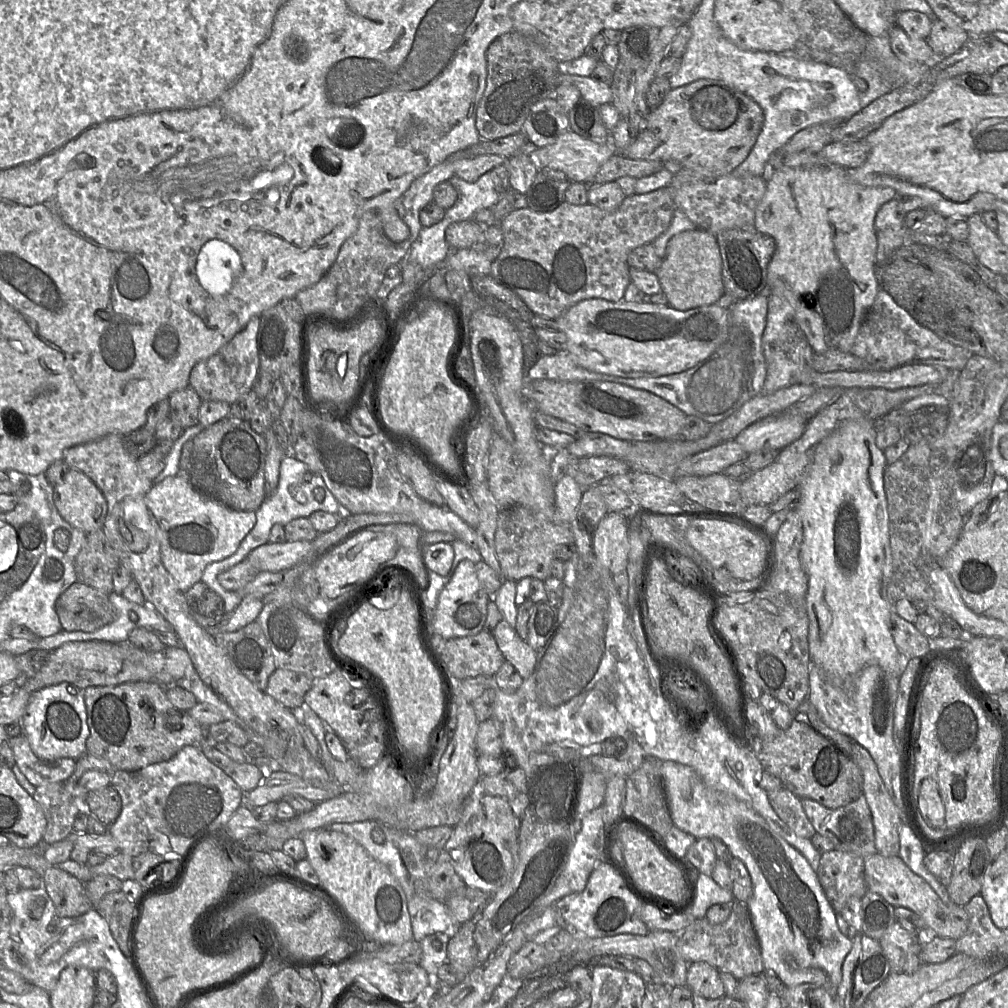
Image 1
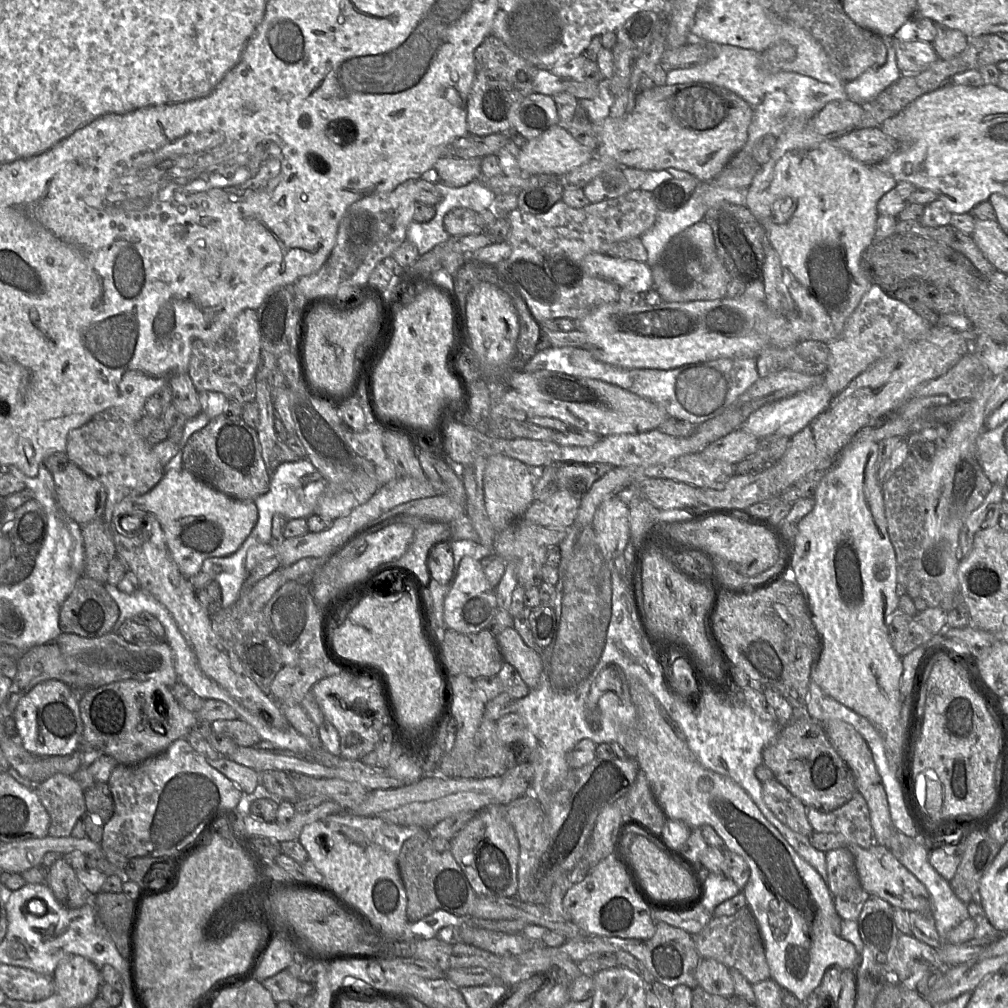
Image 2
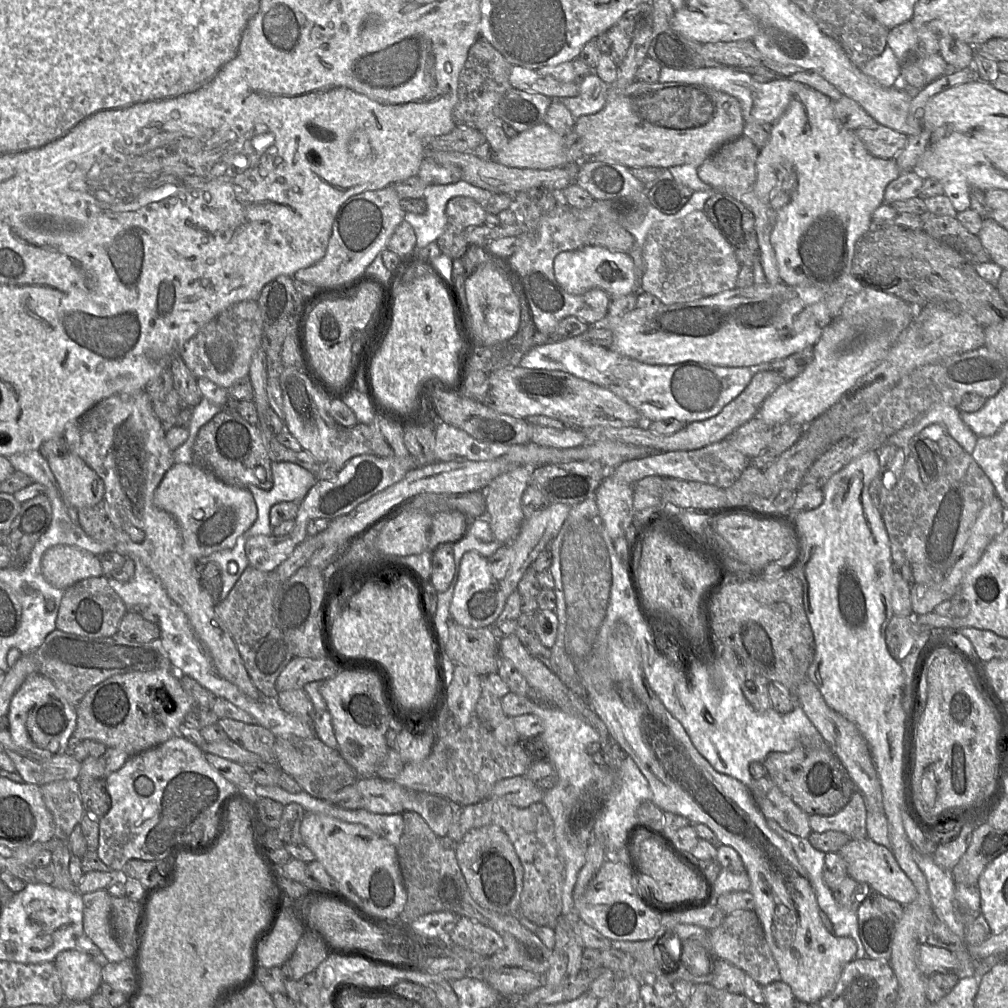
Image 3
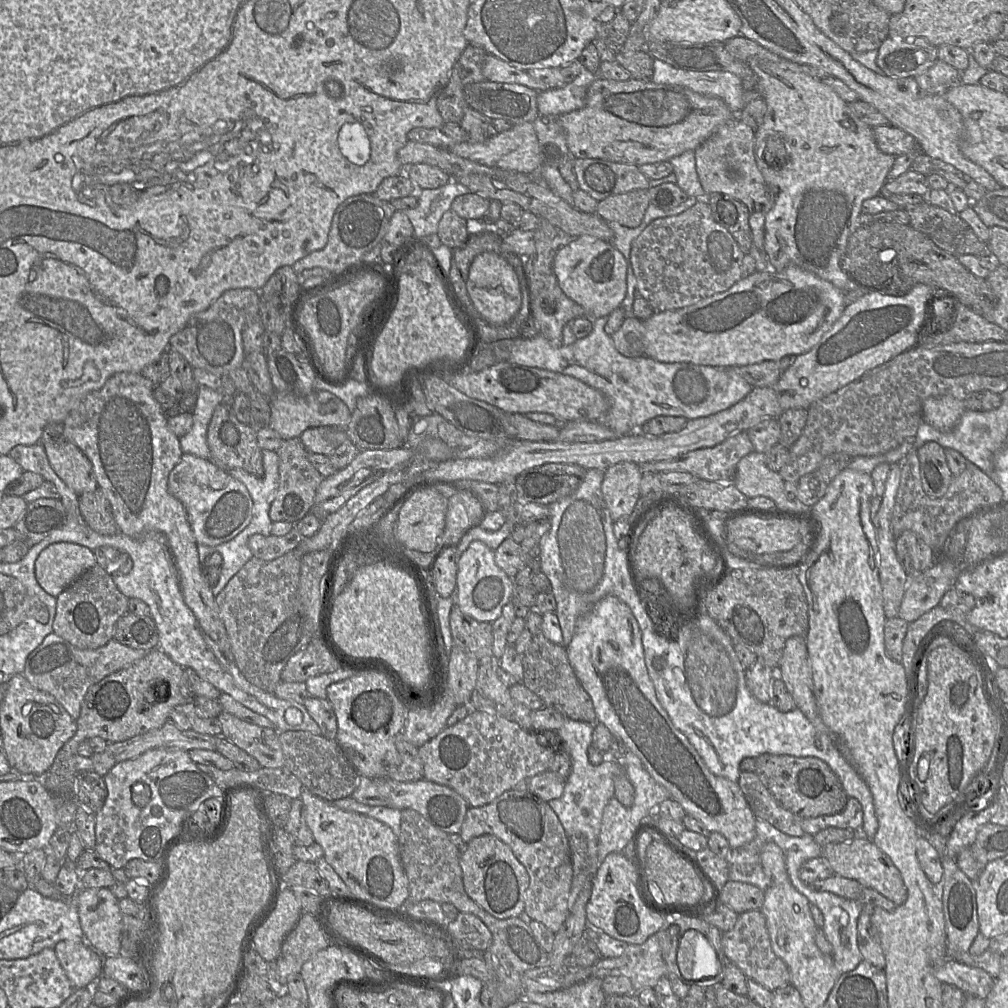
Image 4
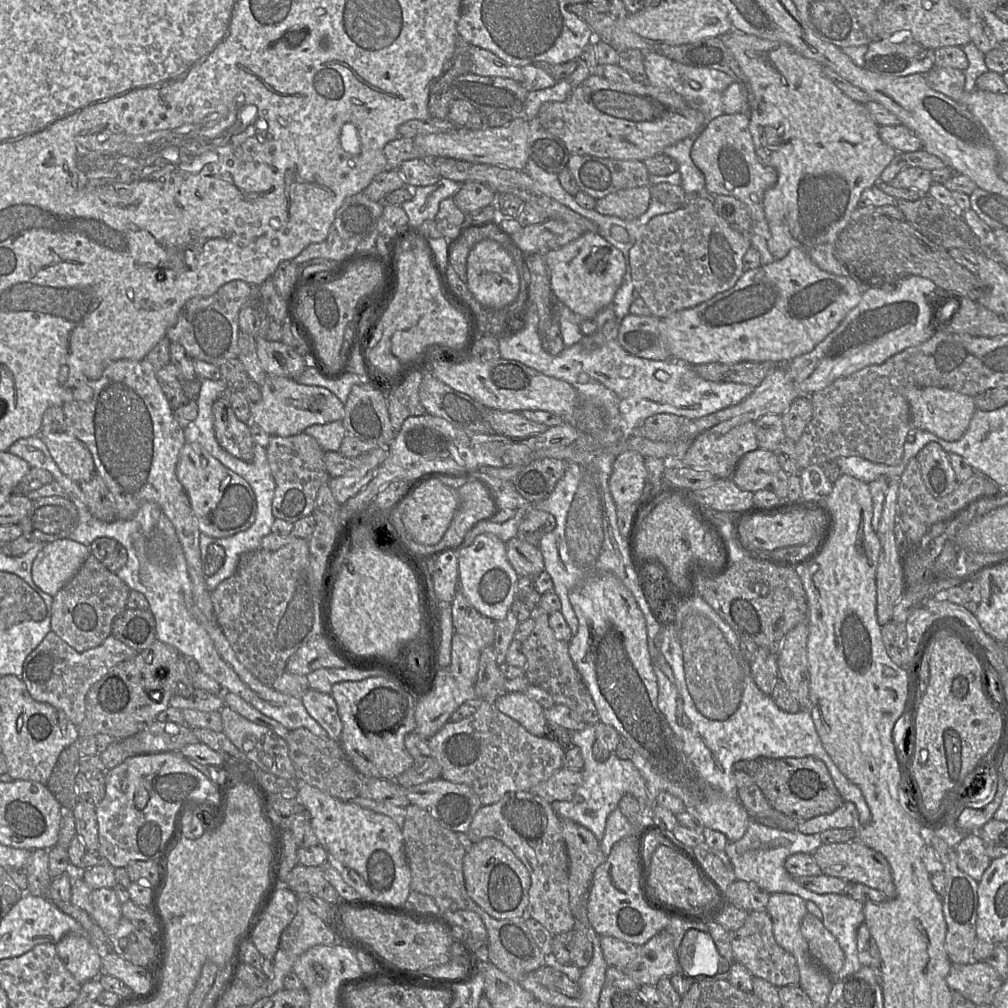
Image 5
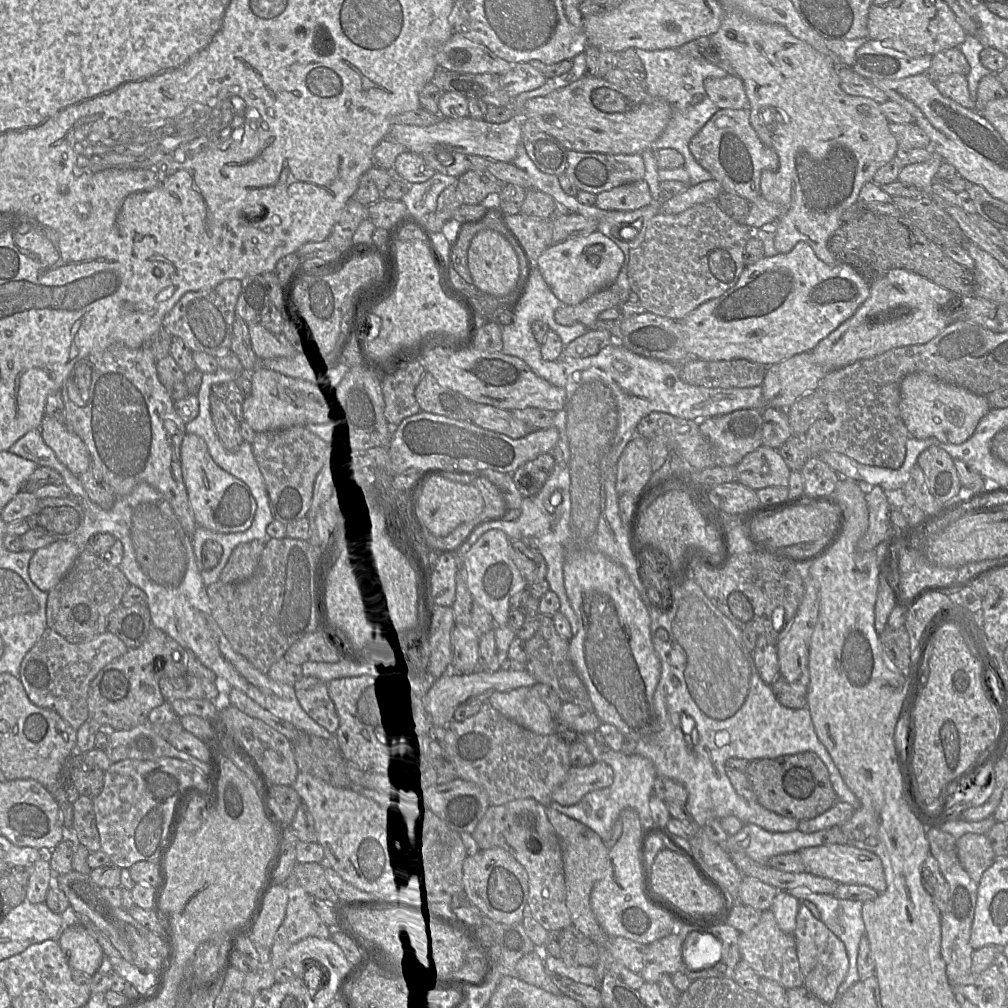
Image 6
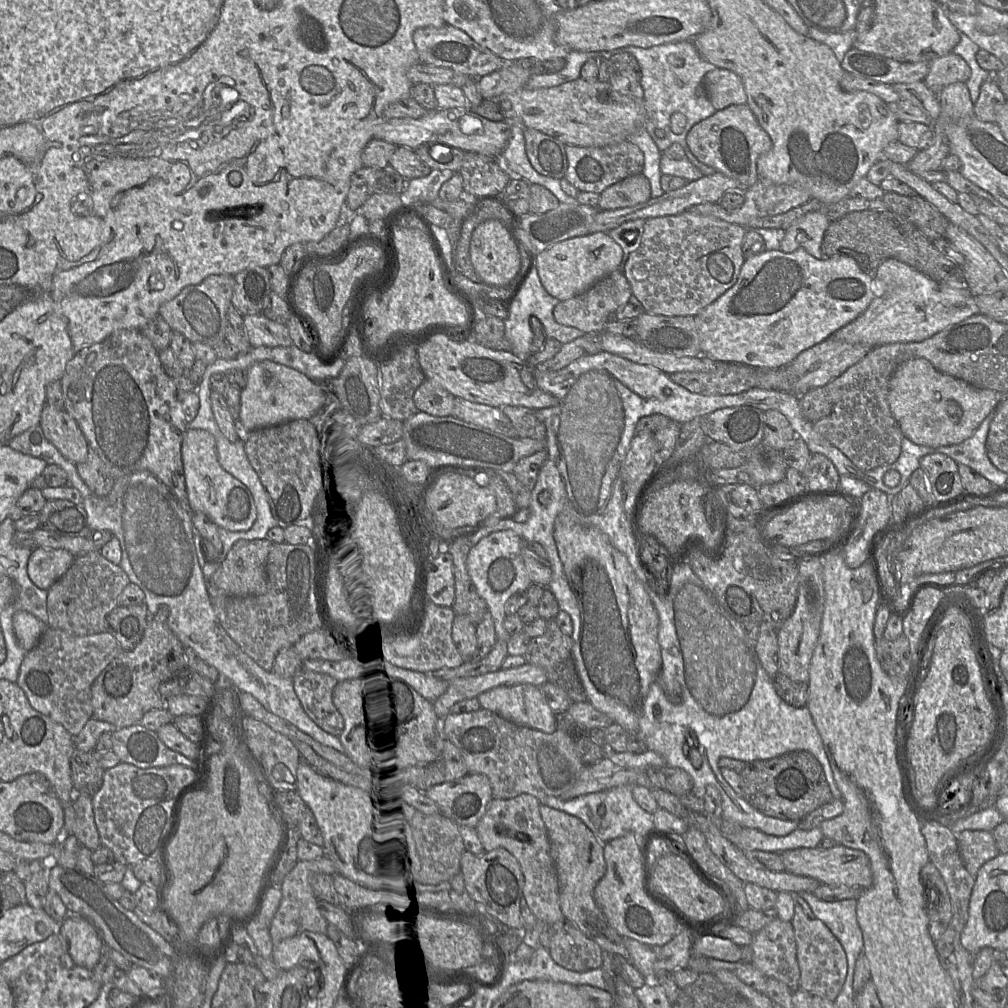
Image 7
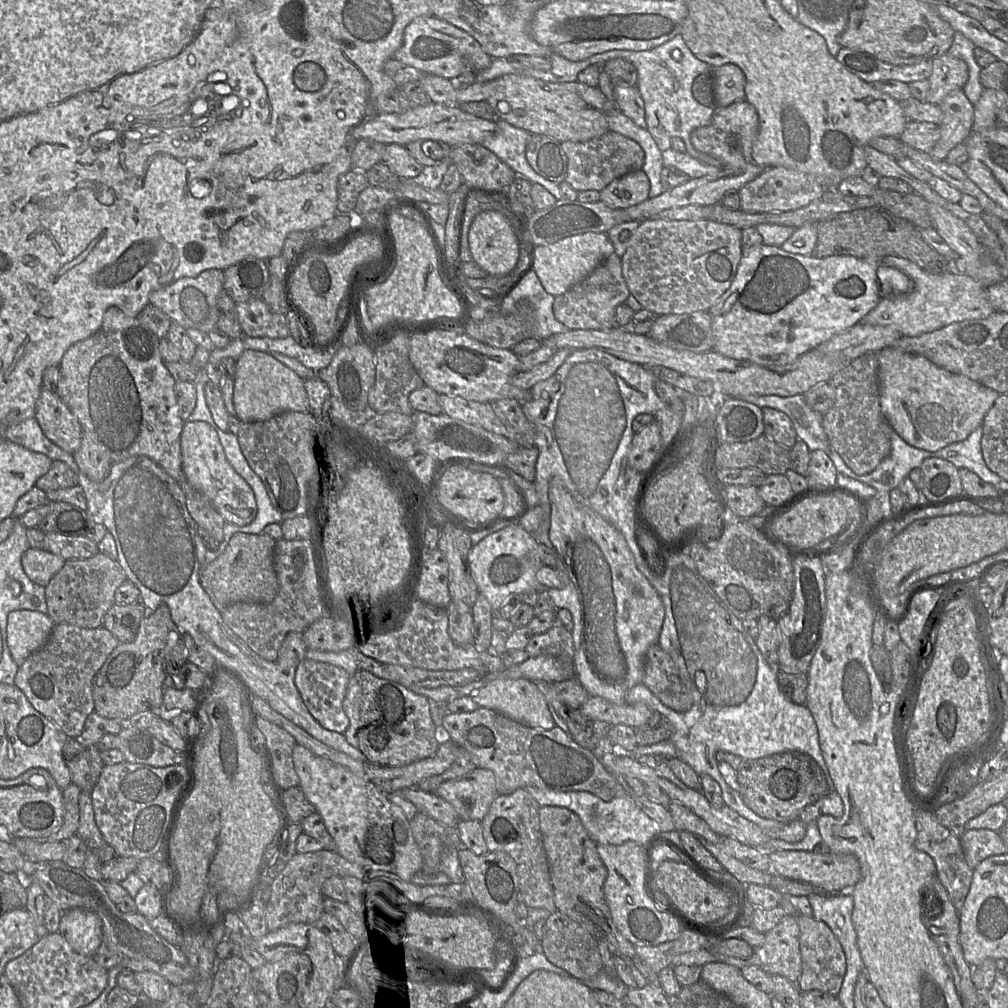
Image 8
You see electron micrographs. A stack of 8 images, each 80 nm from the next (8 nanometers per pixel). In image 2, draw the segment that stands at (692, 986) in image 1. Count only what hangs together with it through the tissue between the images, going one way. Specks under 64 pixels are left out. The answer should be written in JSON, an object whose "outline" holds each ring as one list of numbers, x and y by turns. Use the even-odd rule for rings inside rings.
{"outline":[[702,959,695,971,698,986,706,992,729,997,734,995,734,983,730,969,713,959]]}

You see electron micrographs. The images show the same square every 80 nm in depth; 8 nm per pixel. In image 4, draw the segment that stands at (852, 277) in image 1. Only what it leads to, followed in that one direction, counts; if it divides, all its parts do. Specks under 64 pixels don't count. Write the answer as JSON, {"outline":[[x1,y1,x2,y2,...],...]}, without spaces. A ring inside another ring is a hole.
{"outline":[[756,57,750,58,747,64,757,75,757,91,763,96,766,102,766,112,763,121,757,130,754,131,754,154,756,163,766,184,770,188,778,187,774,204,765,219,764,251,769,259,770,268,776,272,781,272,788,266,795,265,817,275,832,283,838,289,846,292,852,288,853,283,842,269,840,264,841,258,846,250,850,235,861,225,859,217,863,213,862,203,869,198,881,194,888,180,888,173,893,166,895,156,885,154,879,150,874,138,873,128,854,115,849,109,848,104,830,86,822,83,818,78,803,72,779,67,774,62]]}

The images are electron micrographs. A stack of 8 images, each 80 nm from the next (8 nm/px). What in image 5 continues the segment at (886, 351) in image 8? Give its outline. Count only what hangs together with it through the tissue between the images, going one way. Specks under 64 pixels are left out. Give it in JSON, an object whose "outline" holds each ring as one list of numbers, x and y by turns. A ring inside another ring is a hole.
{"outline":[[922,387,908,390,910,415,915,429,928,431,946,441,957,441,967,431,977,410,971,396,944,388]]}

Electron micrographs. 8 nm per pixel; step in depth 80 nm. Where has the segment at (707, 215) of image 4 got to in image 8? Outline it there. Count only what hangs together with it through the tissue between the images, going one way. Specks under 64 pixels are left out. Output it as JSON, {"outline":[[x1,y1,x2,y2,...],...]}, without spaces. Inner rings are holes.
{"outline":[[649,218,640,222,638,228,627,240,627,249,621,258,622,275,627,284,629,292,646,310,658,316,667,314,686,314,696,311,708,311,709,308,730,287,742,257,742,230,725,223,719,223,707,219,700,220,663,220]]}

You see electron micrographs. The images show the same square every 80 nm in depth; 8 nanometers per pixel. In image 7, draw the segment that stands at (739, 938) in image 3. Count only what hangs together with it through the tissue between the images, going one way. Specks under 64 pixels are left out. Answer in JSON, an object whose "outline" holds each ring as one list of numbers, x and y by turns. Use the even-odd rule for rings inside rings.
{"outline":[[778,917,753,934,751,964,767,978,775,978,791,989,799,988,800,969,791,922]]}

